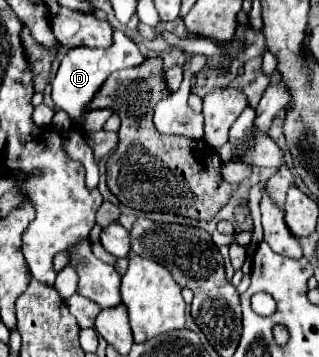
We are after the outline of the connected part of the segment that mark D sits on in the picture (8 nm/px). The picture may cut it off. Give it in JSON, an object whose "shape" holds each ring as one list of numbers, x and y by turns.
{"shape":[[115,30,113,34,113,46,107,50,101,48,87,48,87,46,77,46,71,48,65,58,59,64,57,76,53,80,53,92,51,98,55,102,55,106,59,110,65,110,69,114,69,120,73,126,81,128,85,122,85,114,87,114,87,106,91,104,91,100,99,94,103,82,117,70,121,68,135,68,145,60,145,56,139,52,139,48,135,46,133,40,129,40,121,30]]}

